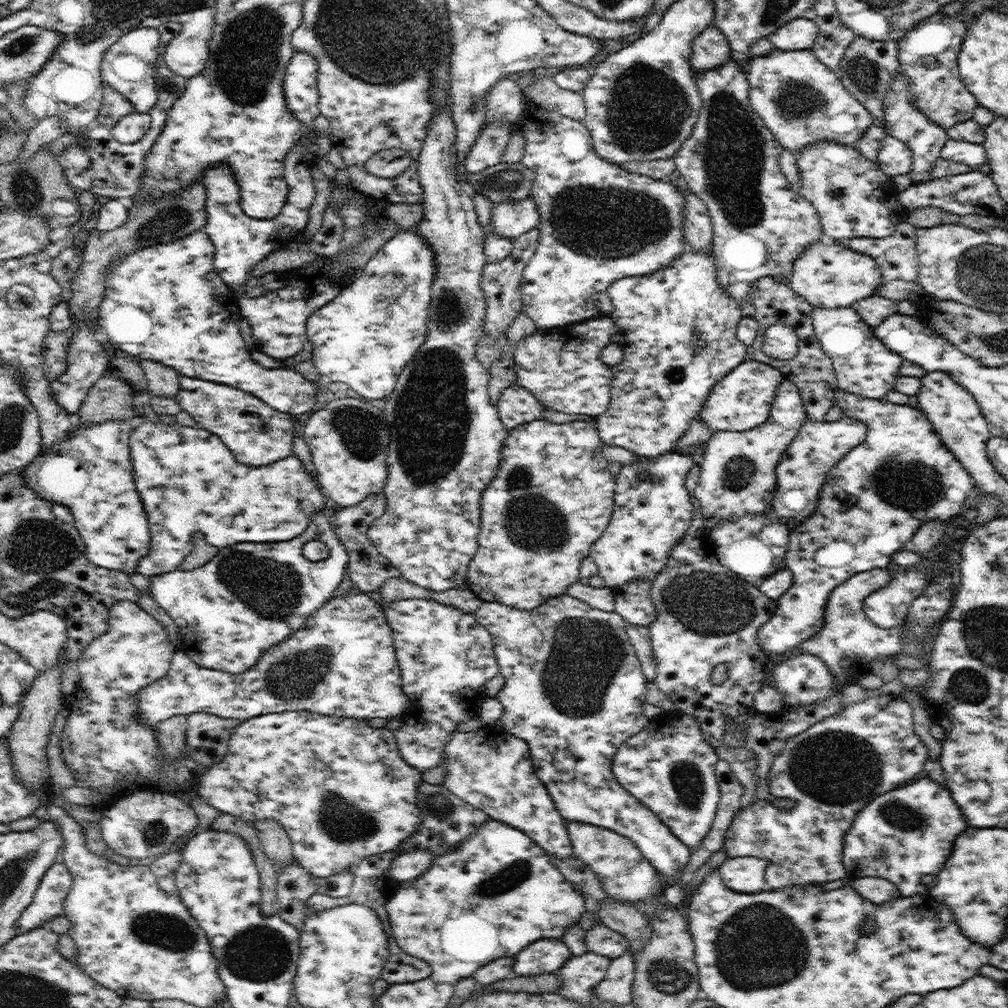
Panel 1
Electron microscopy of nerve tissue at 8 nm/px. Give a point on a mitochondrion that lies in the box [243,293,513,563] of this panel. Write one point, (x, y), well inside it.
(362, 436)

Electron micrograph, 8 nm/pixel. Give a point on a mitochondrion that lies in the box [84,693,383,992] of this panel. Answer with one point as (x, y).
(258, 954)

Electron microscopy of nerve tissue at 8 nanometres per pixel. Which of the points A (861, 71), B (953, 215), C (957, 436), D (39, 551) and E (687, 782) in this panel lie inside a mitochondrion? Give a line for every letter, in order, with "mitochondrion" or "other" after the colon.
A: mitochondrion
B: other
C: mitochondrion
D: mitochondrion
E: mitochondrion

